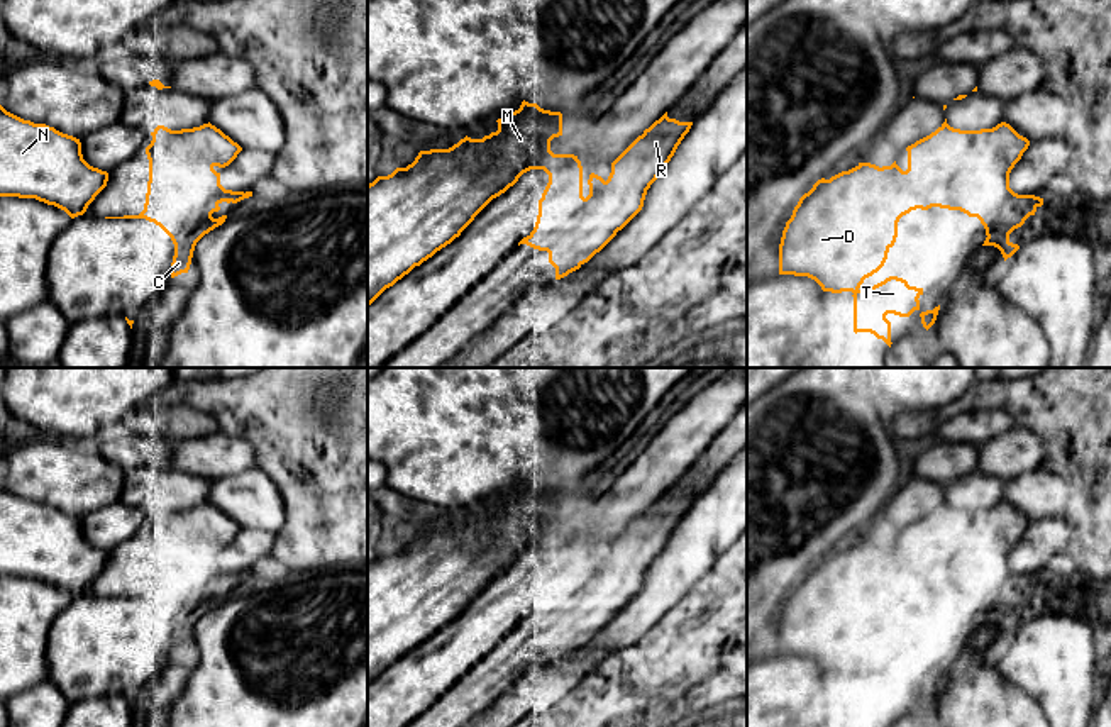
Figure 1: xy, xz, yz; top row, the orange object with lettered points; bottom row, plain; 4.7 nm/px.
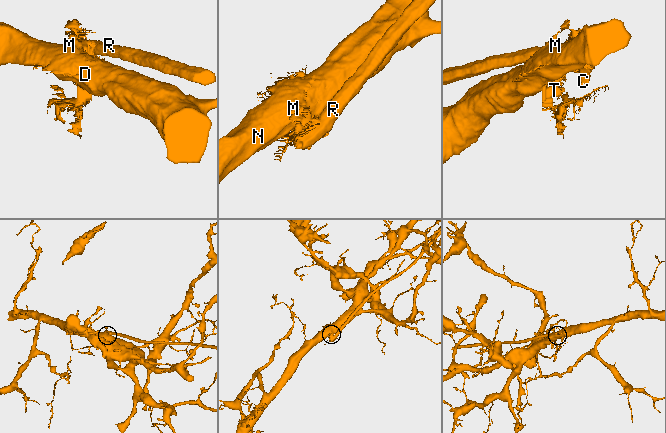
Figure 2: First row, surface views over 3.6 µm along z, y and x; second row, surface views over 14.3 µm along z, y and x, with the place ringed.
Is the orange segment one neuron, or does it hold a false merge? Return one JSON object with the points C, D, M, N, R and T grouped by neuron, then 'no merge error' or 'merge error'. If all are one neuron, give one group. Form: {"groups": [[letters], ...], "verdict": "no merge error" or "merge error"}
{"groups": [["C", "D", "M", "N", "T"], ["R"]], "verdict": "merge error"}

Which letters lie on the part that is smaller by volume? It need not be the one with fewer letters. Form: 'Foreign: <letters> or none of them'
Foreign: R

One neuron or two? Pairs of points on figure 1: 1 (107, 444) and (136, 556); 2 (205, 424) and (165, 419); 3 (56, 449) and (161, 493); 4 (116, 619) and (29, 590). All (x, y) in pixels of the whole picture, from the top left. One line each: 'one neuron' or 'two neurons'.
1: one neuron
2: one neuron
3: one neuron
4: two neurons

